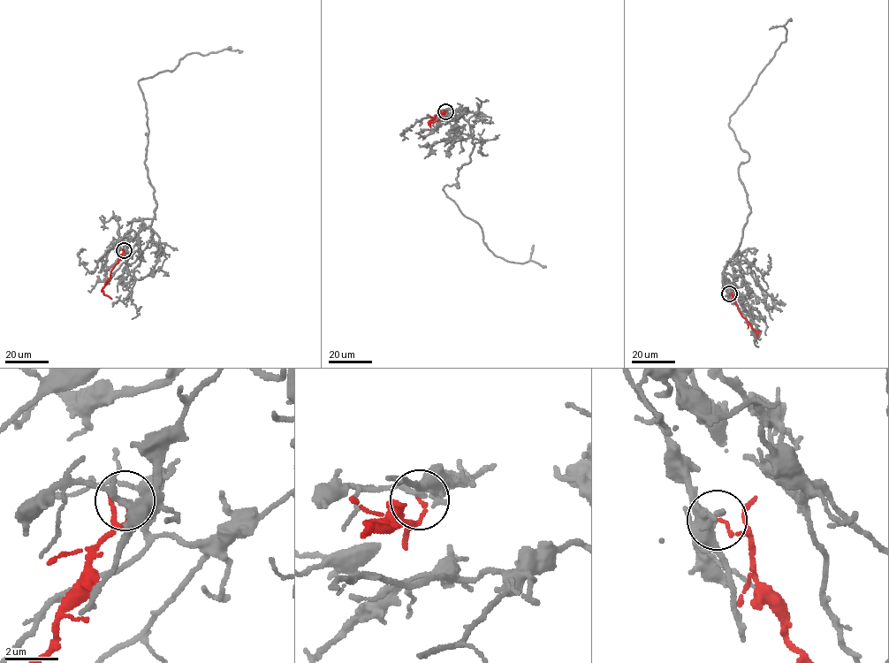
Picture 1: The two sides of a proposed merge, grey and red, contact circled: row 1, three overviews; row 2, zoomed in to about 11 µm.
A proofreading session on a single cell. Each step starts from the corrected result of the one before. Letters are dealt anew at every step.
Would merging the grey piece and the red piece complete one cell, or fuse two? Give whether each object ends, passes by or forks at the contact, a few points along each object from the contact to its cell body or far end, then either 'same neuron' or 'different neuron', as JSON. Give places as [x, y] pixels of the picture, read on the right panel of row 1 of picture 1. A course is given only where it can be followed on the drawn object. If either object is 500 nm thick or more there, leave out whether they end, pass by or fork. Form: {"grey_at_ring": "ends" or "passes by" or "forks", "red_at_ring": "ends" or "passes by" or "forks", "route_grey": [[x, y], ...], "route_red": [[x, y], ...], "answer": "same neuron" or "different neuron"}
{"grey_at_ring": "forks", "red_at_ring": "ends", "route_grey": [[729, 294], [724, 267], [750, 209], [738, 172], [749, 154], [730, 118], [786, 41], [784, 25], [791, 19]], "route_red": [[729, 294], [756, 336]], "answer": "different neuron"}

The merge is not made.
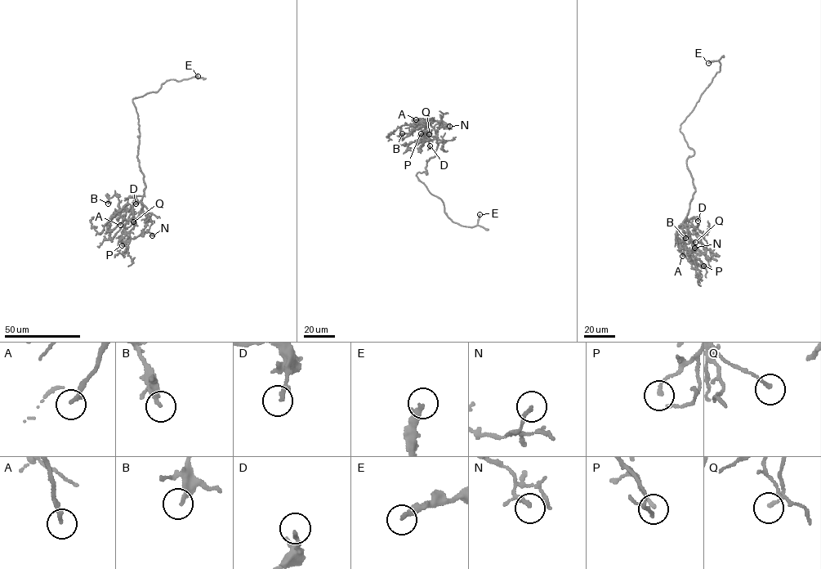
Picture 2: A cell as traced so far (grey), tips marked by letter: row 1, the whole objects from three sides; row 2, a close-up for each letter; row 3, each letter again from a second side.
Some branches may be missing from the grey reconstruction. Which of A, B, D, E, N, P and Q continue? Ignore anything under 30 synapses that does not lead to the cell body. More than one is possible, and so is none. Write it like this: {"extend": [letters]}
{"extend": []}

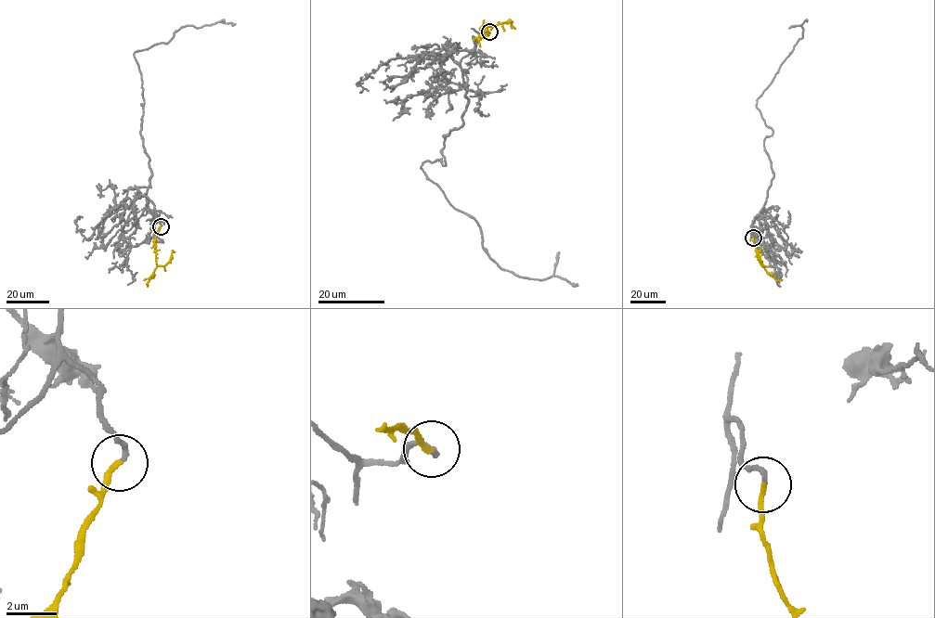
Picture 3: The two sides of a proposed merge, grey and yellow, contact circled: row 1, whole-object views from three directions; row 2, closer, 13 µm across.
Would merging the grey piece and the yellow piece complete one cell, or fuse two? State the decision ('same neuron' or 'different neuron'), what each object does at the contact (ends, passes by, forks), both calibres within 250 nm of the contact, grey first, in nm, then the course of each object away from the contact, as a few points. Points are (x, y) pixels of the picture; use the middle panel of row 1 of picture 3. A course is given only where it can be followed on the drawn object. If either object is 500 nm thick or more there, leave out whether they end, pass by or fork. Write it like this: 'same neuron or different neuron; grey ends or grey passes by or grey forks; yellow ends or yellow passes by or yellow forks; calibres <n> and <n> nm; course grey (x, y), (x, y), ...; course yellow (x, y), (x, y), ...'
same neuron; grey ends; yellow ends; calibres 200 and 190 nm; course grey (488, 32), (461, 59), (468, 101), (444, 135), (446, 166), (421, 168), (500, 268), (577, 286); course yellow (488, 32), (482, 29), (486, 22), (490, 25), (478, 38), (480, 46)

